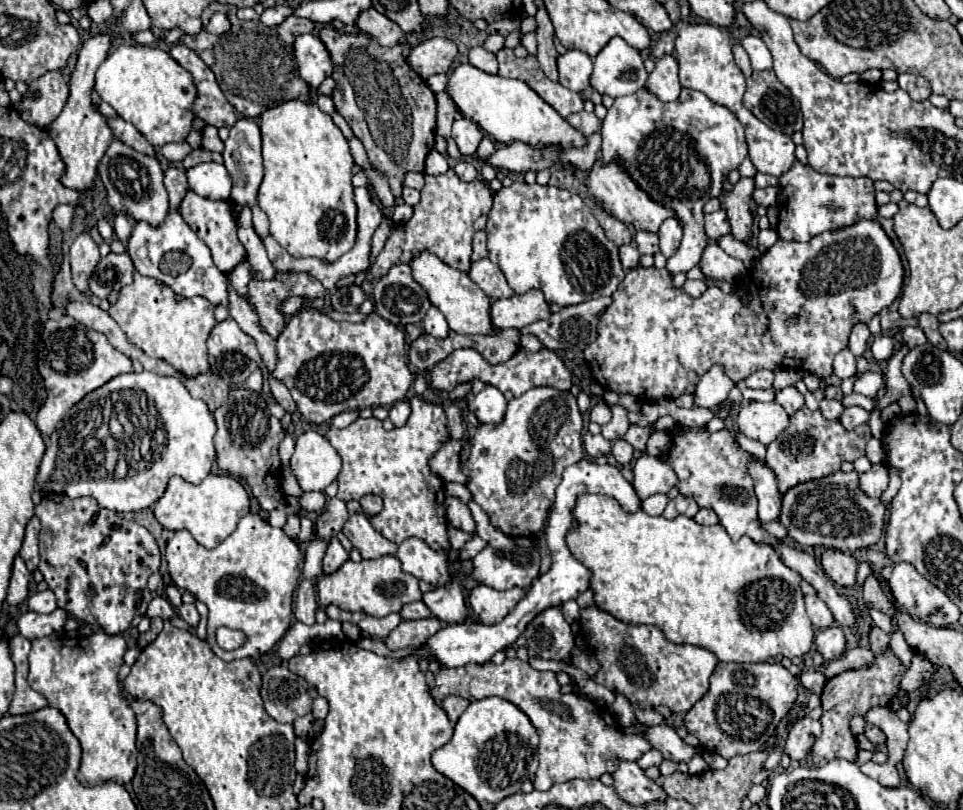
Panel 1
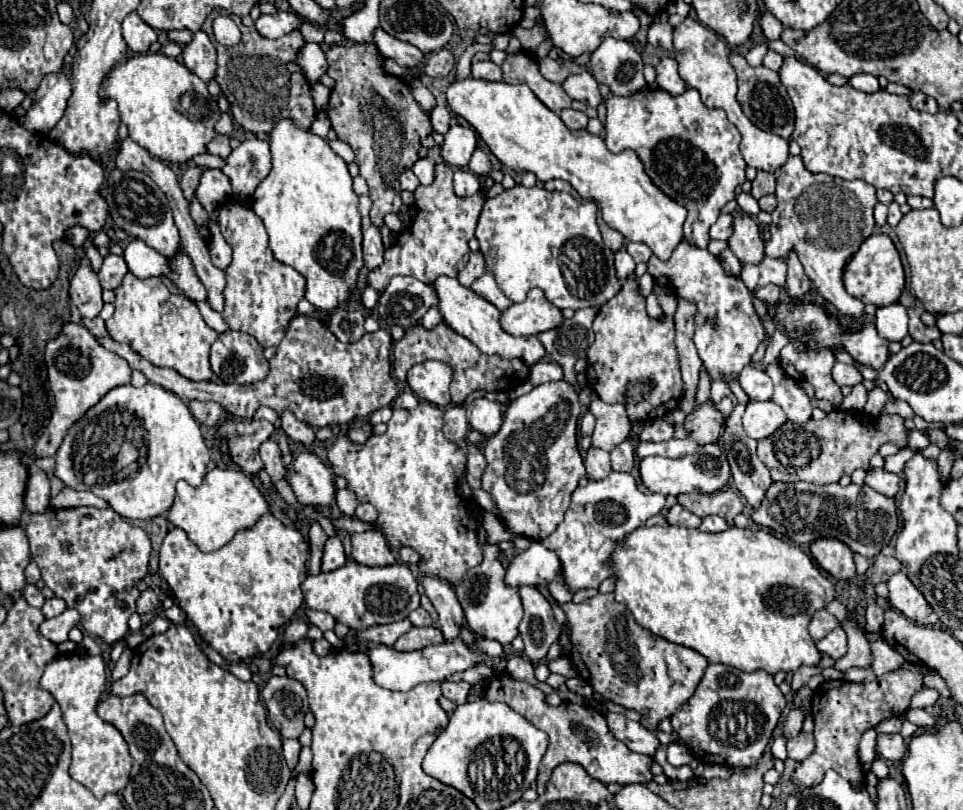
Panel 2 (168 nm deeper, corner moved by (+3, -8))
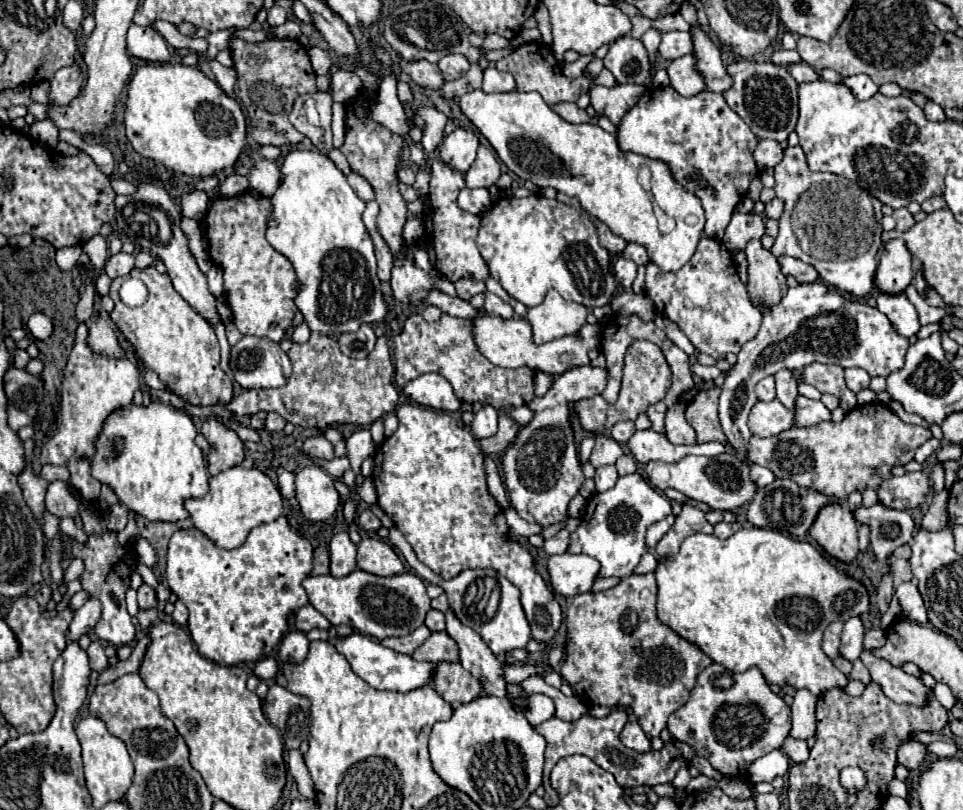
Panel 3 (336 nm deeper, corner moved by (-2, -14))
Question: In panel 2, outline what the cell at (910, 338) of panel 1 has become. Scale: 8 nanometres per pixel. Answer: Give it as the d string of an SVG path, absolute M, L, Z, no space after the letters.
M913 310L913 316L909 318L909 334L917 342L933 342L933 340L941 338L941 330L937 326L925 326L921 322L917 310Z

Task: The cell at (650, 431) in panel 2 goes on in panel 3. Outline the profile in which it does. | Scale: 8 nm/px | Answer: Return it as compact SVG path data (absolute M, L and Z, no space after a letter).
M684 402L674 404L666 414L666 438L672 444L694 444L696 432L684 418Z

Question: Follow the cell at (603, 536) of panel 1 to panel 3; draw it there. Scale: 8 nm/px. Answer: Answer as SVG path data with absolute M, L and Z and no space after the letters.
M742 528L726 540L708 534L688 536L678 554L658 560L654 570L658 582L656 616L684 640L696 644L716 664L746 672L756 666L768 684L790 684L796 690L808 688L820 696L830 688L844 688L848 678L834 668L832 660L822 652L822 632L834 620L850 620L868 612L870 600L866 588L836 570L814 546L784 536L772 528Z

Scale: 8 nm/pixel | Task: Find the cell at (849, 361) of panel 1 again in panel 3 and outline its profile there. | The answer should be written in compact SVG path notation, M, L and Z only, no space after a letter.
M848 368L846 370L846 386L852 392L860 392L860 390L868 388L868 384L870 384L870 376L862 368Z

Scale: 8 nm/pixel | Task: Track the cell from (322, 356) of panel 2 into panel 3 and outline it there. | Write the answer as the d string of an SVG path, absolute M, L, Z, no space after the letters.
M312 332L310 340L304 344L292 344L288 350L292 360L292 376L280 388L268 390L244 390L234 396L228 404L220 406L232 414L254 416L256 412L276 412L286 422L300 426L304 430L324 430L326 426L368 426L374 420L390 414L398 406L398 390L392 384L394 364L390 358L388 338L380 336L376 348L362 360L352 360L344 356L338 348L338 342Z

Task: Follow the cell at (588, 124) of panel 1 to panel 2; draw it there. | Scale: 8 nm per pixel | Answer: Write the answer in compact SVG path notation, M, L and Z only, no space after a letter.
M565 108L559 112L559 118L571 126L573 130L581 130L581 128L587 128L587 122L589 118L585 116L585 112L579 112L579 110L573 110L573 108Z

